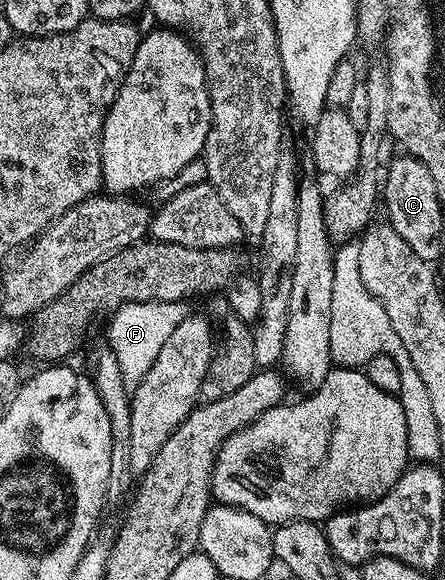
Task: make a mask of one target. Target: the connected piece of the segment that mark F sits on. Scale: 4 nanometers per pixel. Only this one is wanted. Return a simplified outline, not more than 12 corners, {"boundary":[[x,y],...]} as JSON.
{"boundary":[[125,302],[106,345],[125,383],[143,379],[187,317],[183,302]]}

